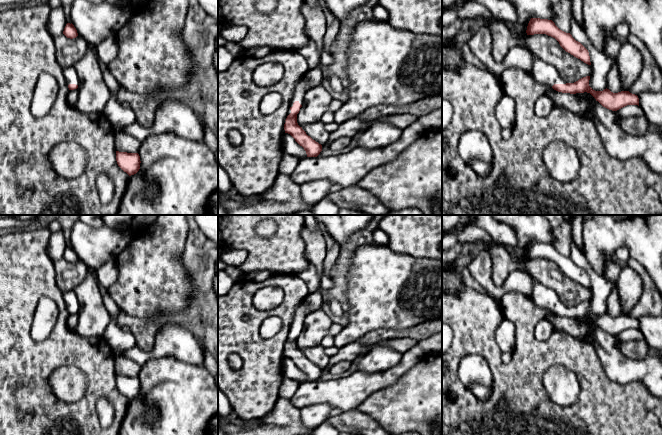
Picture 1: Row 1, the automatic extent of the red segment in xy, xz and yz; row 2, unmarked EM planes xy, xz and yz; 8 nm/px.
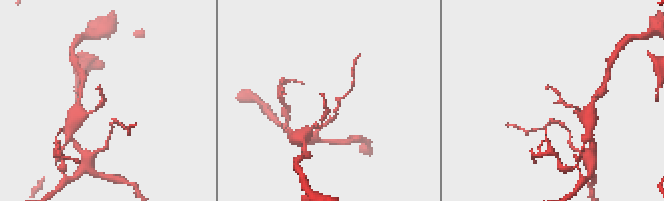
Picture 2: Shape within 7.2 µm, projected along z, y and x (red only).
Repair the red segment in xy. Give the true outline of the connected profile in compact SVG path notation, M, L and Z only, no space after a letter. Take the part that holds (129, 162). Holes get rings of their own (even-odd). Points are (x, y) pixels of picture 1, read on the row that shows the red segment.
M116 151L118 166L129 176L136 174L140 169L140 156L138 153Z

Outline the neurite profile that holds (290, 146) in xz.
M288 133L282 137L283 151L299 159L307 157L306 151L300 146L295 139Z

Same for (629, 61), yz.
M623 41L616 65L622 81L622 91L630 90L642 70L641 53L628 41Z

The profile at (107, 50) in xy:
M109 37L101 42L97 47L97 56L100 61L104 64L109 65L109 63L114 60L117 56L119 45L117 37Z

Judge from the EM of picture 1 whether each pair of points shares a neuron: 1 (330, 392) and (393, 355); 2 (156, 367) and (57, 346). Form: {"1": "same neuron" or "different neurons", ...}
{"1": "different neurons", "2": "different neurons"}

